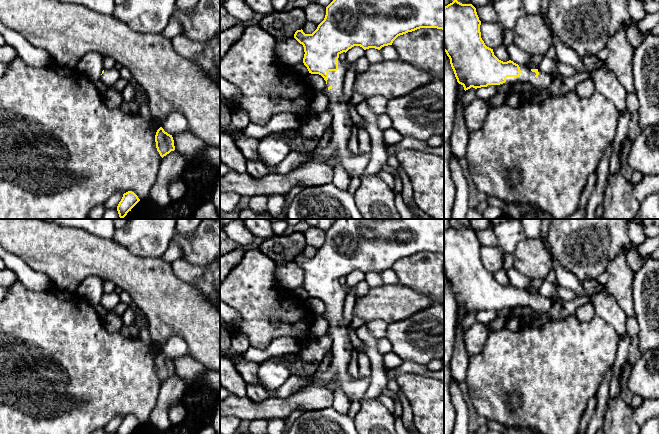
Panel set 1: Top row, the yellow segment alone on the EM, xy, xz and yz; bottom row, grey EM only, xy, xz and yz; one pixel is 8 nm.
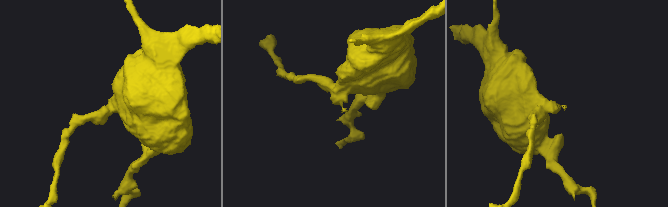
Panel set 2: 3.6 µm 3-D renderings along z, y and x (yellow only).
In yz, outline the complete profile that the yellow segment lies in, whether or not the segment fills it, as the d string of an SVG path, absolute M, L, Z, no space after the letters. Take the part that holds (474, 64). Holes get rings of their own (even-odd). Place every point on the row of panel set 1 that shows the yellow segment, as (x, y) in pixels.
M457 0L444 7L444 51L450 59L457 82L468 90L488 85L500 85L507 77L519 77L521 70L518 64L509 60L499 60L493 49L487 47L481 38L481 21L472 4L462 4Z

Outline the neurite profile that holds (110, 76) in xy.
M112 66L109 69L104 69L104 73L101 75L100 81L107 86L111 86L116 83L120 77L119 70Z

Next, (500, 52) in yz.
M500 45L495 49L493 49L493 52L494 52L494 55L503 62L507 62L510 60L507 48L503 45Z

